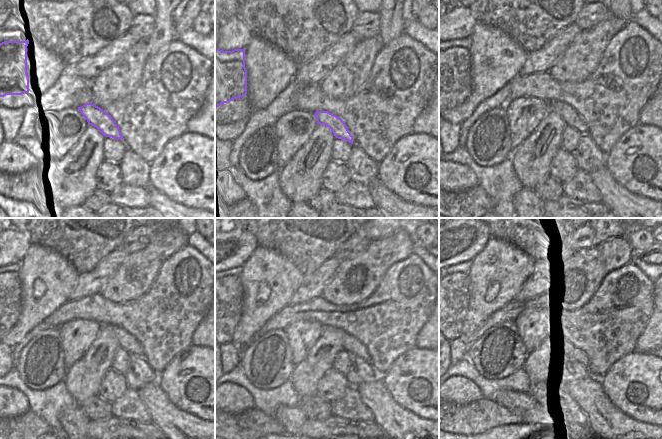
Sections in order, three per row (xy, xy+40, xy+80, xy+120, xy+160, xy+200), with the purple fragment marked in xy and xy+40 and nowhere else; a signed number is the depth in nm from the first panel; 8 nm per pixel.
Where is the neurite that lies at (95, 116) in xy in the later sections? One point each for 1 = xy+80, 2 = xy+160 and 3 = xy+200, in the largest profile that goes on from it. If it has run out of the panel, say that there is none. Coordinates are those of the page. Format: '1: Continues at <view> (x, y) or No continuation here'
1: Continues at xy+80 (566, 112)
2: Continues at xy+160 (351, 344)
3: Continues at xy+200 (578, 343).

